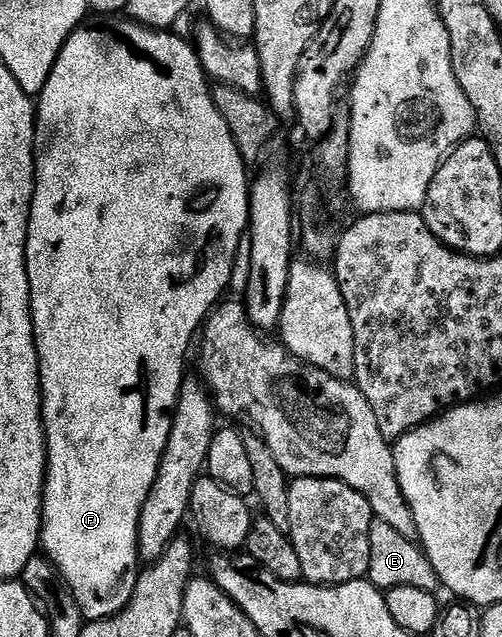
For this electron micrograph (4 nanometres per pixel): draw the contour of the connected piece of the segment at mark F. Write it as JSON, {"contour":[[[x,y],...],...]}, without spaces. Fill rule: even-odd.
{"contour":[[[102,17],[102,18],[99,18],[99,19],[98,19],[98,20],[97,20],[97,21],[98,21],[98,22],[99,22],[99,23],[90,23],[90,22],[87,22],[87,23],[86,23],[86,24],[85,24],[85,25],[83,25],[83,26],[81,26],[81,27],[77,27],[77,29],[75,29],[75,31],[73,31],[73,32],[72,32],[72,33],[71,33],[71,34],[70,34],[70,36],[69,36],[69,37],[68,37],[68,41],[67,41],[67,42],[66,42],[66,44],[65,44],[65,45],[63,45],[63,47],[62,47],[62,51],[61,51],[61,53],[60,53],[60,54],[59,54],[59,55],[58,55],[58,60],[57,60],[57,61],[56,61],[56,65],[55,65],[55,66],[54,66],[54,68],[53,68],[53,69],[52,69],[52,73],[51,73],[51,74],[50,74],[50,76],[49,76],[49,77],[48,77],[48,85],[44,85],[44,89],[43,89],[43,90],[42,90],[42,93],[41,93],[41,95],[39,95],[39,96],[37,96],[37,99],[36,99],[36,118],[35,118],[35,120],[34,120],[34,196],[33,196],[33,197],[32,197],[32,201],[31,201],[31,202],[30,202],[30,220],[29,220],[29,221],[28,221],[28,233],[27,233],[27,234],[26,234],[26,272],[27,272],[27,273],[28,273],[28,285],[29,285],[29,286],[30,286],[30,316],[31,316],[31,317],[32,317],[32,325],[33,325],[33,326],[34,326],[34,344],[35,344],[35,345],[36,345],[36,349],[37,349],[37,350],[38,350],[38,372],[39,372],[39,373],[40,373],[40,377],[41,377],[41,378],[42,378],[42,385],[41,385],[41,388],[40,388],[40,390],[41,390],[41,392],[42,392],[42,425],[43,425],[43,427],[45,427],[45,428],[46,428],[46,484],[45,484],[45,485],[44,485],[44,489],[43,489],[43,490],[42,490],[42,538],[41,538],[41,540],[40,540],[40,547],[41,547],[41,550],[42,550],[42,551],[43,551],[43,552],[44,552],[44,555],[45,555],[45,558],[47,558],[47,559],[49,559],[49,560],[50,560],[50,562],[51,562],[51,563],[53,563],[53,565],[54,565],[54,569],[55,569],[55,571],[57,571],[57,572],[58,572],[58,574],[59,574],[59,576],[60,576],[60,579],[61,579],[61,582],[62,582],[62,583],[63,583],[63,584],[64,584],[64,586],[65,586],[65,588],[66,588],[66,590],[67,590],[67,591],[69,591],[69,592],[70,592],[70,595],[71,595],[71,597],[73,597],[73,598],[74,598],[74,600],[75,600],[75,601],[76,601],[76,605],[77,605],[77,606],[78,606],[78,608],[79,608],[79,609],[81,609],[81,610],[82,610],[82,614],[83,614],[83,616],[85,616],[85,618],[86,618],[86,619],[87,619],[87,620],[90,620],[90,621],[93,621],[93,620],[96,620],[96,619],[111,619],[111,618],[112,618],[112,617],[113,617],[113,615],[118,615],[118,614],[119,614],[119,613],[121,613],[121,612],[122,612],[122,611],[123,611],[123,610],[124,610],[124,609],[125,609],[125,607],[126,607],[126,606],[127,606],[127,605],[128,605],[128,601],[129,601],[129,600],[130,600],[130,598],[131,598],[131,597],[132,597],[132,593],[133,593],[133,592],[134,592],[134,581],[135,581],[135,578],[136,578],[136,576],[137,576],[137,575],[138,575],[138,574],[139,574],[139,571],[140,571],[140,560],[139,560],[139,557],[138,557],[138,522],[139,522],[139,521],[140,521],[140,509],[141,509],[141,508],[142,508],[142,506],[143,506],[143,505],[144,505],[144,501],[145,501],[145,500],[146,500],[146,498],[147,498],[147,497],[148,497],[148,489],[152,489],[152,481],[156,481],[156,473],[157,473],[157,472],[158,472],[158,466],[159,466],[159,465],[160,465],[160,461],[161,461],[161,460],[162,460],[162,454],[163,454],[163,453],[164,453],[164,449],[165,449],[165,448],[166,448],[166,446],[167,446],[167,445],[168,445],[168,437],[169,437],[169,436],[170,436],[170,430],[171,430],[171,429],[172,429],[172,425],[173,425],[173,424],[174,424],[174,410],[176,410],[176,409],[177,409],[177,408],[178,408],[178,394],[180,394],[180,393],[181,393],[181,392],[182,392],[182,384],[183,384],[183,382],[184,382],[184,376],[182,376],[182,374],[184,374],[184,373],[185,373],[185,371],[186,371],[186,354],[188,354],[188,353],[189,353],[189,351],[190,351],[190,342],[192,342],[192,341],[193,341],[193,339],[194,339],[194,342],[195,342],[195,339],[196,339],[196,336],[197,336],[197,335],[198,335],[198,334],[199,334],[199,331],[200,331],[200,328],[201,328],[201,327],[202,327],[202,326],[203,326],[203,324],[205,324],[205,322],[206,322],[206,320],[207,320],[207,318],[208,318],[208,316],[209,316],[209,315],[210,315],[210,314],[211,314],[211,312],[213,312],[213,311],[214,311],[214,310],[215,310],[215,308],[217,308],[217,307],[218,307],[218,306],[219,306],[219,303],[220,303],[220,300],[221,300],[221,299],[222,299],[222,298],[223,298],[223,296],[222,296],[222,297],[221,297],[221,295],[222,295],[222,294],[224,294],[224,293],[226,293],[226,294],[227,294],[227,291],[228,291],[228,288],[229,288],[229,286],[230,286],[230,278],[231,278],[231,277],[232,277],[232,273],[233,273],[233,263],[234,263],[234,262],[235,262],[235,261],[236,261],[236,253],[237,253],[237,252],[238,252],[238,250],[239,250],[239,249],[240,249],[240,241],[241,241],[241,240],[242,240],[242,239],[243,239],[243,238],[244,238],[244,236],[245,236],[245,235],[246,235],[246,234],[247,234],[247,231],[248,231],[248,228],[249,228],[249,225],[250,225],[250,184],[251,184],[251,180],[250,180],[250,179],[249,179],[249,178],[248,178],[248,175],[247,175],[247,179],[246,179],[246,171],[248,171],[248,165],[247,165],[247,164],[246,164],[246,163],[245,163],[245,161],[244,161],[244,160],[243,160],[243,159],[242,159],[242,154],[241,154],[241,153],[240,153],[240,149],[236,149],[236,141],[232,141],[232,133],[231,133],[231,132],[230,132],[230,130],[229,130],[229,129],[228,129],[228,124],[226,124],[226,123],[225,123],[225,122],[224,122],[224,117],[220,117],[220,109],[216,109],[216,105],[215,105],[215,104],[214,104],[214,96],[213,96],[213,94],[212,94],[212,87],[211,87],[211,84],[210,84],[210,83],[209,83],[209,82],[208,82],[208,80],[207,80],[207,78],[206,78],[206,74],[205,74],[205,73],[204,73],[204,69],[203,69],[203,68],[202,68],[202,66],[201,66],[201,65],[200,65],[200,61],[199,61],[199,60],[198,60],[198,53],[197,53],[197,50],[195,50],[195,48],[194,48],[194,47],[193,47],[193,46],[191,46],[191,44],[190,44],[190,47],[189,47],[189,45],[188,45],[188,44],[186,44],[186,43],[185,43],[185,41],[184,41],[184,40],[182,40],[182,39],[181,39],[181,37],[180,37],[180,36],[178,36],[178,35],[170,35],[170,34],[174,34],[174,33],[171,33],[171,32],[170,32],[170,31],[169,31],[169,30],[166,30],[166,29],[155,29],[155,28],[153,28],[153,27],[146,27],[146,26],[144,26],[144,24],[142,24],[142,23],[135,23],[135,22],[134,22],[134,20],[133,20],[133,19],[131,19],[131,18],[129,18],[129,17]]]}

